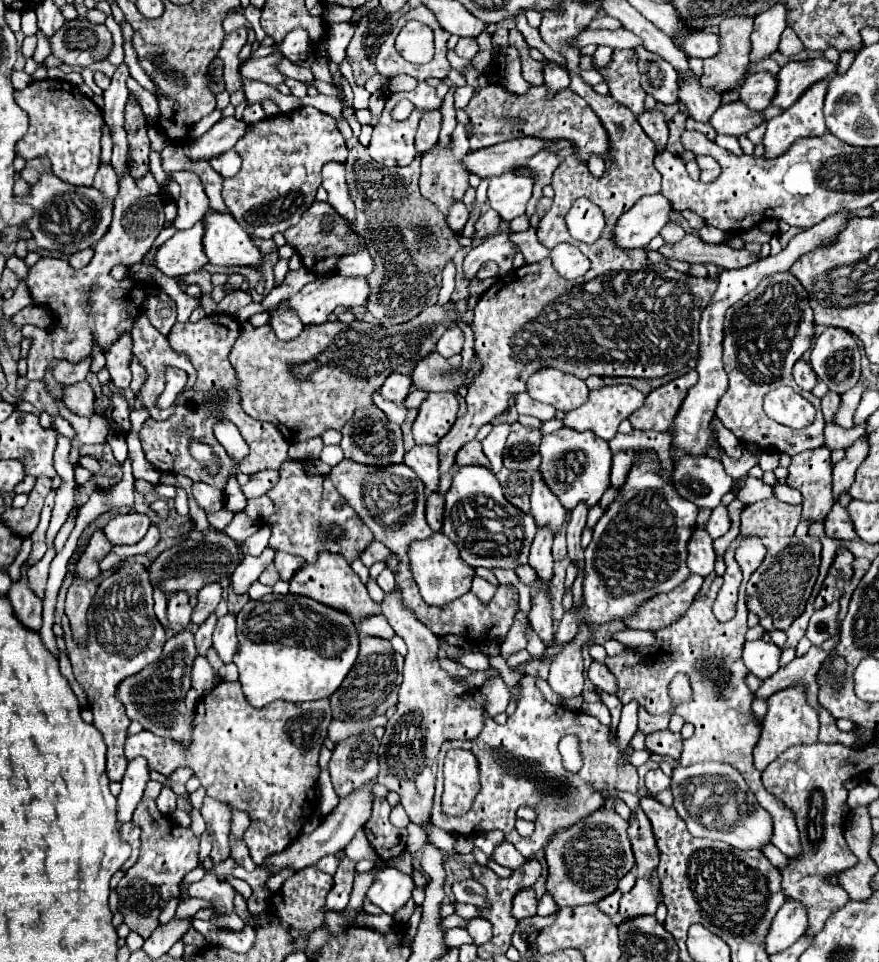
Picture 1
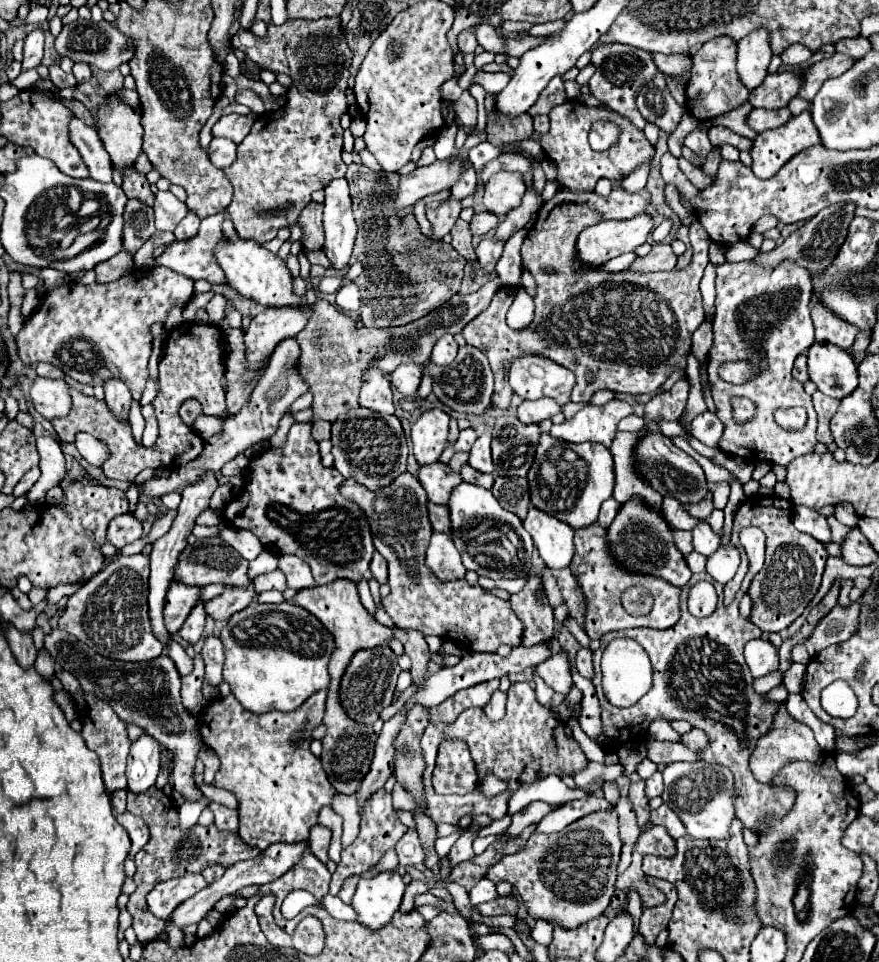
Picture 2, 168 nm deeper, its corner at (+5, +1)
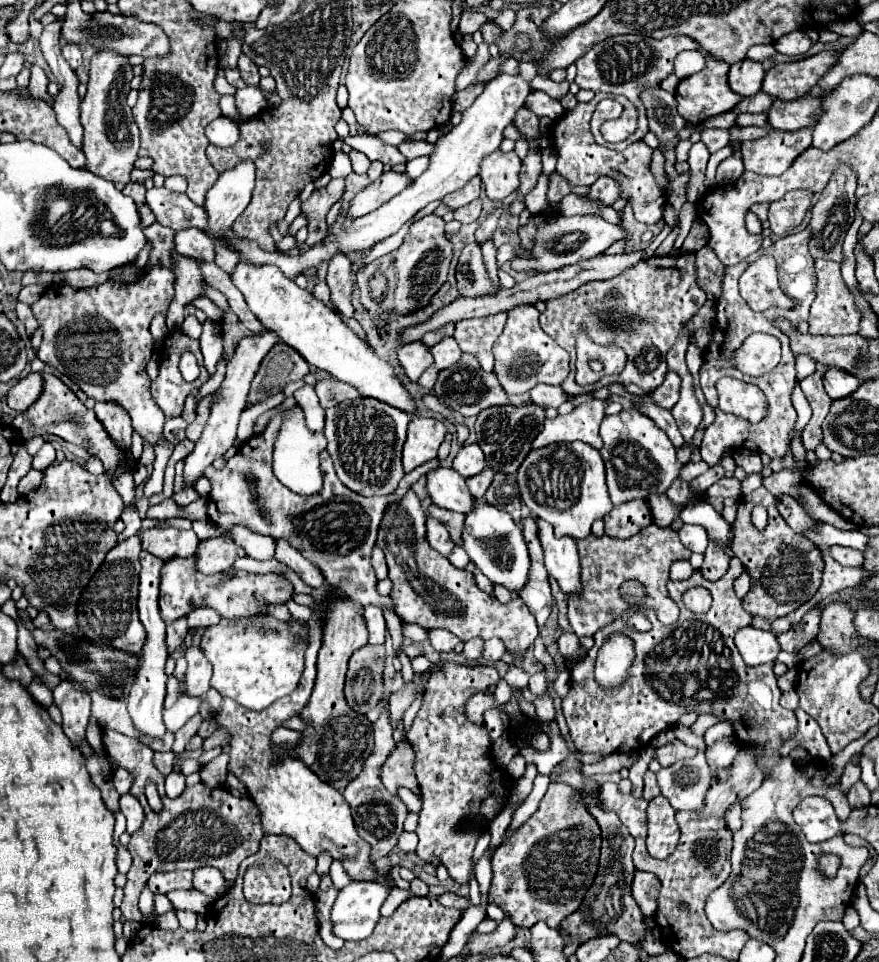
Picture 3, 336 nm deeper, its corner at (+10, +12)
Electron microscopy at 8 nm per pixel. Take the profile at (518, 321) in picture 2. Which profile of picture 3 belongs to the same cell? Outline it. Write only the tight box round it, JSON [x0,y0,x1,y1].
[494,304,568,394]

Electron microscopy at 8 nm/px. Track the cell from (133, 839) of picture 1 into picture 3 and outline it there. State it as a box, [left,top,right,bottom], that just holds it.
[120,794,144,834]

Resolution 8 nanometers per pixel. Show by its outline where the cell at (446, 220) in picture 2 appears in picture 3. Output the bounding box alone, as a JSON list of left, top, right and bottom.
[358,214,452,314]

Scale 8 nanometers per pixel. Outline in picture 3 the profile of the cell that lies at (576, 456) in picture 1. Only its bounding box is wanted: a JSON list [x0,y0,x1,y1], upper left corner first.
[518,442,614,538]

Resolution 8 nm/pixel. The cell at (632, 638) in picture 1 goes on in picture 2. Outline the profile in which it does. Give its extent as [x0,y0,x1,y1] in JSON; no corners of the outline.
[535,651,573,691]

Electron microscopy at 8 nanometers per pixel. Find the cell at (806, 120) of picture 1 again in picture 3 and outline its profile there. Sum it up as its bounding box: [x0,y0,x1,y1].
[740,128,812,176]

